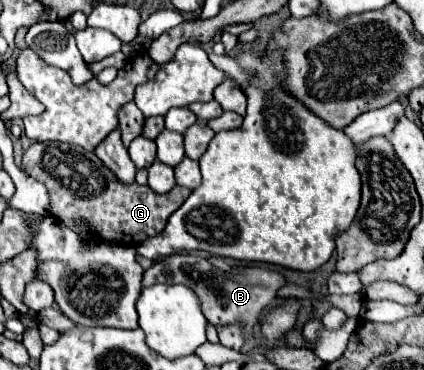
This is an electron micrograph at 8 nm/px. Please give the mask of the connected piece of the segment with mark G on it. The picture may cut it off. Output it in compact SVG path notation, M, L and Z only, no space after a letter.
M34 142L22 156L22 168L28 176L48 188L50 216L72 230L78 230L78 222L88 222L90 230L100 236L100 240L124 246L138 246L146 238L160 234L168 218L190 196L190 190L182 186L174 186L168 194L156 194L148 186L140 186L136 182L124 186L112 176L106 180L106 172L110 170L94 152L84 152L84 148L64 142Z

